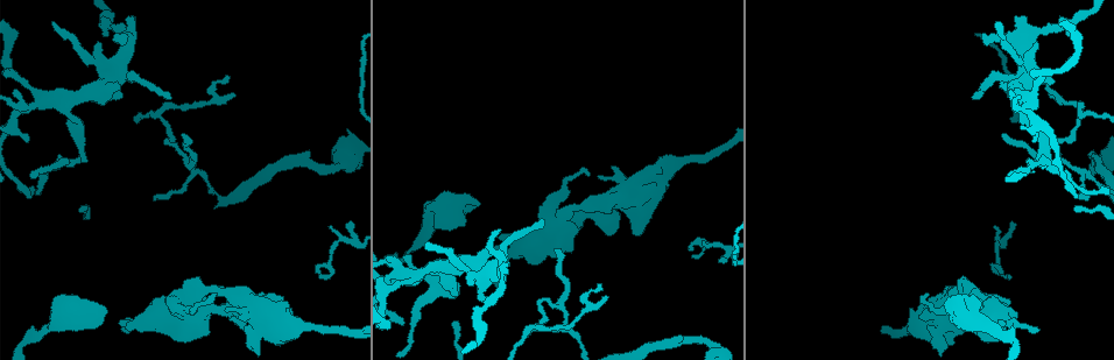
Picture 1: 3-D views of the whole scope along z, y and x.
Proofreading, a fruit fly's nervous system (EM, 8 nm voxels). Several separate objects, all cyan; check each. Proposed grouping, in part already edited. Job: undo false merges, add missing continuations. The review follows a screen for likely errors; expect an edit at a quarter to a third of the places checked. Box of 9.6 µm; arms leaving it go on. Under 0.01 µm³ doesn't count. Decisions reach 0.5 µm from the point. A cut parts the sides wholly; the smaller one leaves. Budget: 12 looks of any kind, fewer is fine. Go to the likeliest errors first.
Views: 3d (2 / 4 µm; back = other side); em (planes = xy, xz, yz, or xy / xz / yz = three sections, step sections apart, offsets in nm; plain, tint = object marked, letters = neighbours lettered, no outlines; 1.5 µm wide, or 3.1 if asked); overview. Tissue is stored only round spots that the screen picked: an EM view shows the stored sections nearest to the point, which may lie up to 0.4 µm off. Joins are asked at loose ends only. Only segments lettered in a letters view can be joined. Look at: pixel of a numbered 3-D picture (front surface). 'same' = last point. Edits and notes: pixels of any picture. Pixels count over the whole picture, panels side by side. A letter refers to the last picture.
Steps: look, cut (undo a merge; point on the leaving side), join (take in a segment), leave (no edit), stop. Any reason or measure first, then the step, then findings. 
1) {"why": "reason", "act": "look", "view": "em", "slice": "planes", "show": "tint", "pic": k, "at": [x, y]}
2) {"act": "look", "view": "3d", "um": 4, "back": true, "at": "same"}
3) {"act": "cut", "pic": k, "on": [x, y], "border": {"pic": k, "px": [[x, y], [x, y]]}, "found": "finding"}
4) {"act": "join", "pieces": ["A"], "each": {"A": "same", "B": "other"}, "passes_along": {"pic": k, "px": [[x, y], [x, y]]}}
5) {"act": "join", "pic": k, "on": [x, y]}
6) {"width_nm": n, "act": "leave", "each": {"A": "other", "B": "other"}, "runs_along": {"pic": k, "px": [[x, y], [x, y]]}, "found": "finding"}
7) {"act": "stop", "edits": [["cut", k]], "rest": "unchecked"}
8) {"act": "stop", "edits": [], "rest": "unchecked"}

{"why": "branch stops here", "act": "look", "view": "em", "slice": "xz", "step": 4, "show": "letters", "pic": 1, "at": [1001, 82]}

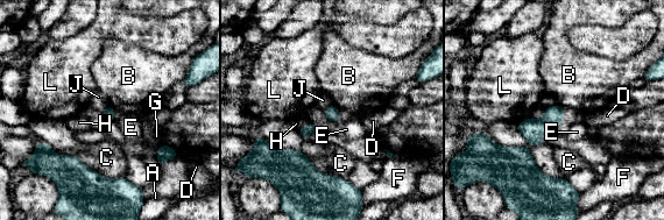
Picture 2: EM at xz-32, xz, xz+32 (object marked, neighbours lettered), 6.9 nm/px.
{"act": "leave", "each": {"A": "other", "B": "other", "C": "other", "D": "other", "E": "other", "F": "other", "G": "other", "H": "other", "J": "other", "L": "other"}, "border": {"pic": 2, "px": [[311, 122], [297, 129]]}, "found": "no lettered segment goes on from it"}

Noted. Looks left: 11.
{"act": "look", "view": "3d", "um": 4, "pic": 1, "at": [402, 323]}

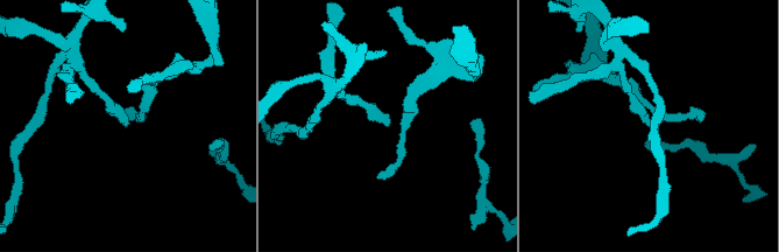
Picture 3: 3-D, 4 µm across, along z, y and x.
{"why": "shape alone is not enough", "act": "look", "view": "em", "slice": "xy", "step": 8, "show": "plain", "pic": 3, "at": [126, 123]}

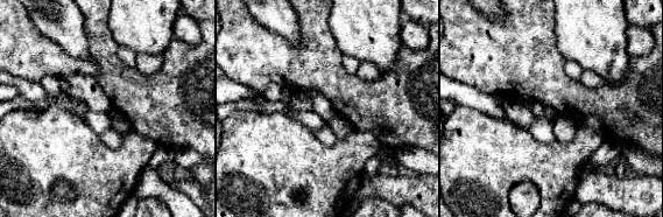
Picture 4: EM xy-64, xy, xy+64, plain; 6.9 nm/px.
{"act": "look", "view": "em", "slice": "xy", "step": 8, "show": "letters", "at": "same"}

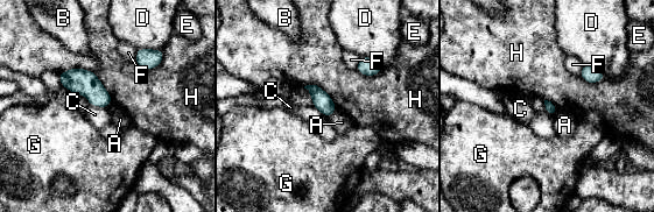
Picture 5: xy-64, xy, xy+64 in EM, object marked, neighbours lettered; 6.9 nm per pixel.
{"act": "leave", "each": {"A": "other", "B": "other", "C": "other", "D": "other", "E": "other", "F": "other", "G": "other", "H": "other"}, "border": {"pic": 5, "px": [[90, 104], [106, 108]]}, "found": "none of them fits"}

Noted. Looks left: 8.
{"why": "an open end", "act": "look", "view": "3d", "um": 2, "pic": 1, "at": [496, 284]}

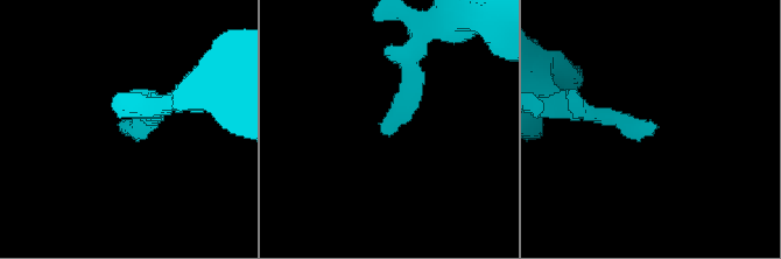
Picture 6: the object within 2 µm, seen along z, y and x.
{"act": "look", "view": "em", "slice": "planes", "show": "letters", "pic": 6, "at": [653, 129]}

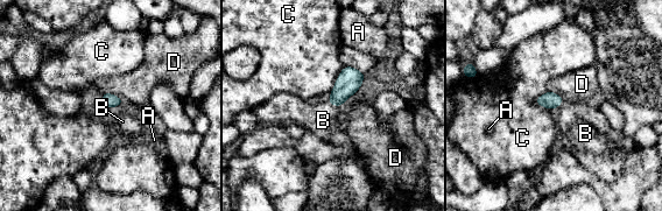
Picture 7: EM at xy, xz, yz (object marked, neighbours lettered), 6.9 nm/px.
{"act": "join", "pieces": ["B"], "each": {"A": "other", "B": "same", "C": "other", "D": "other"}, "passes_along": {"pic": 7, "px": [[350, 79], [335, 105], [323, 120]]}, "found": "the cell continues"}

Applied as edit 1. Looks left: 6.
{"act": "stop", "edits": [["join", 7]], "rest": "unchecked"}

